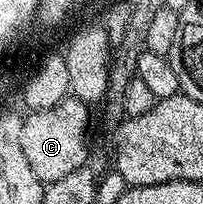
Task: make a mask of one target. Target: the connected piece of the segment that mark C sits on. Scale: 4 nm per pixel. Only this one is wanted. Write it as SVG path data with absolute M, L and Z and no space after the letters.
M66 98L53 108L31 112L25 127L23 154L42 184L59 182L59 178L71 174L71 170L86 167L85 135L89 132L89 112L90 105L76 98Z

